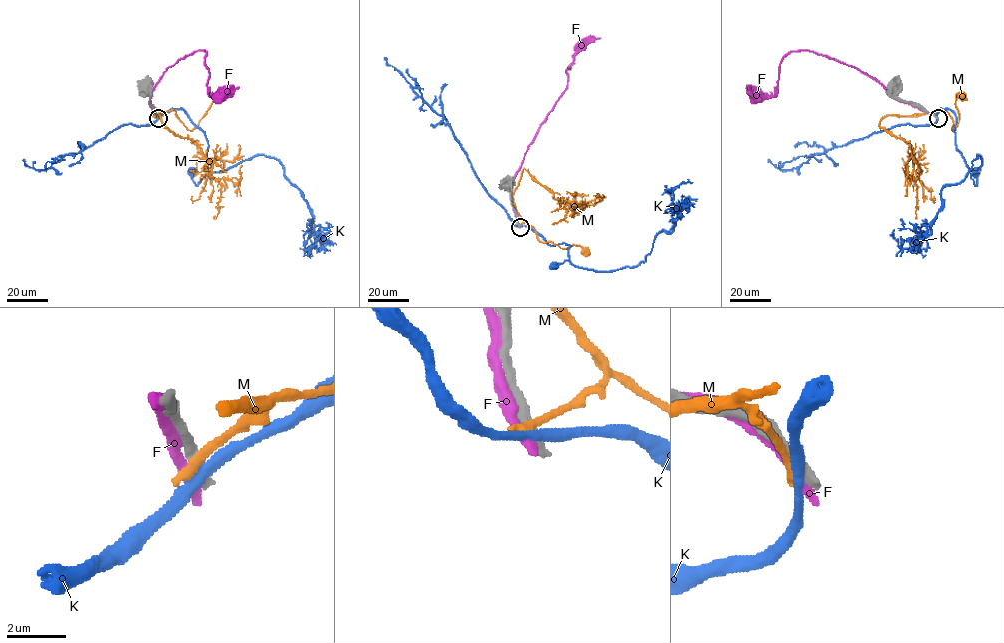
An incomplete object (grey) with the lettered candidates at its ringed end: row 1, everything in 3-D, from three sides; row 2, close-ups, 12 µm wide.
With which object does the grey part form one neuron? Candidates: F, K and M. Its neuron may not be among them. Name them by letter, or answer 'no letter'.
no letter

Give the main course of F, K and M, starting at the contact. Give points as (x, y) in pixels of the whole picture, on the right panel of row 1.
F: (937, 118), (899, 102), (856, 68), (812, 51), (789, 52), (780, 63), (777, 93), (755, 96)
K: (937, 117), (941, 110), (949, 109), (955, 116), (956, 147), (972, 172), (971, 178), (976, 185), (977, 171)
M: (936, 116), (933, 112), (944, 110), (952, 119), (954, 131), (959, 120), (956, 96), (962, 97)

